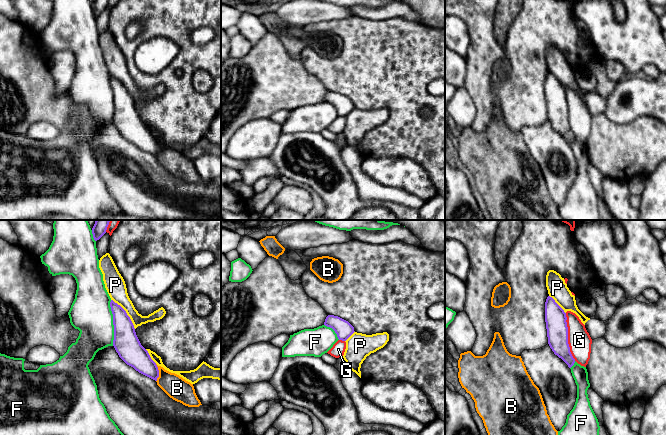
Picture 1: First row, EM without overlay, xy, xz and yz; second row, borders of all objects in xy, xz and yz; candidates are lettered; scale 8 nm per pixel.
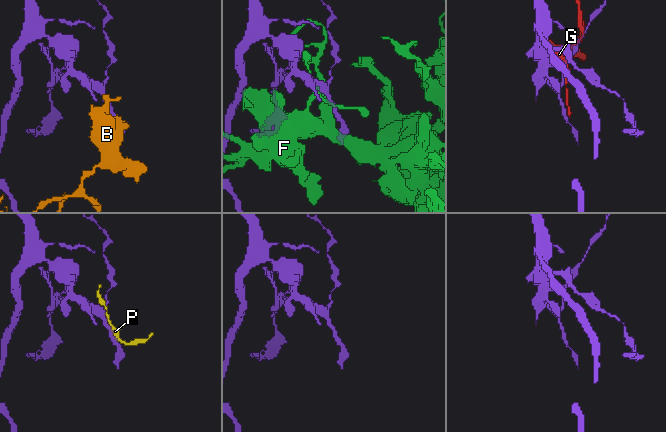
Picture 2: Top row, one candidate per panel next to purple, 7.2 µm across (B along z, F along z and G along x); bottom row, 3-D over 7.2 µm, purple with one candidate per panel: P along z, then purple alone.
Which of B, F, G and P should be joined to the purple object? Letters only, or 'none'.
none

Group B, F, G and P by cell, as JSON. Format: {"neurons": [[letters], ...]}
{"neurons": [["B", "P"], ["F"], ["G"]]}

